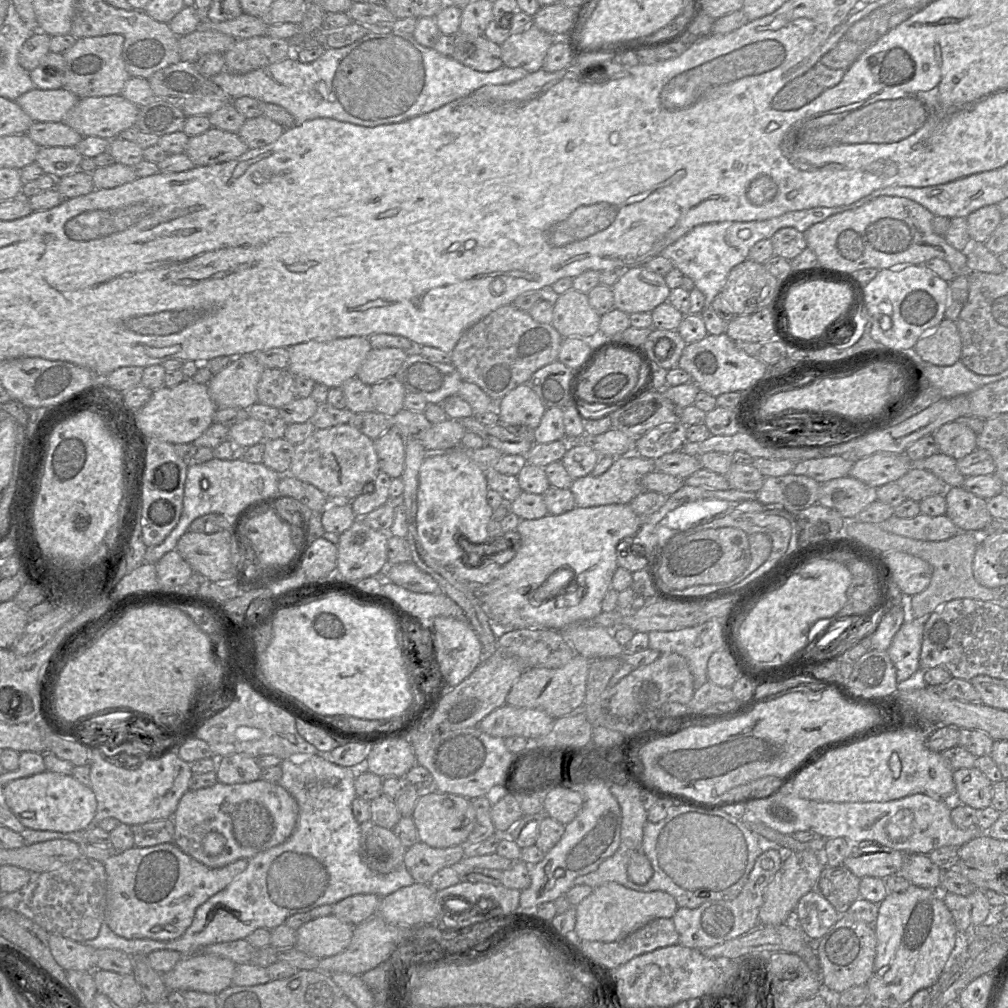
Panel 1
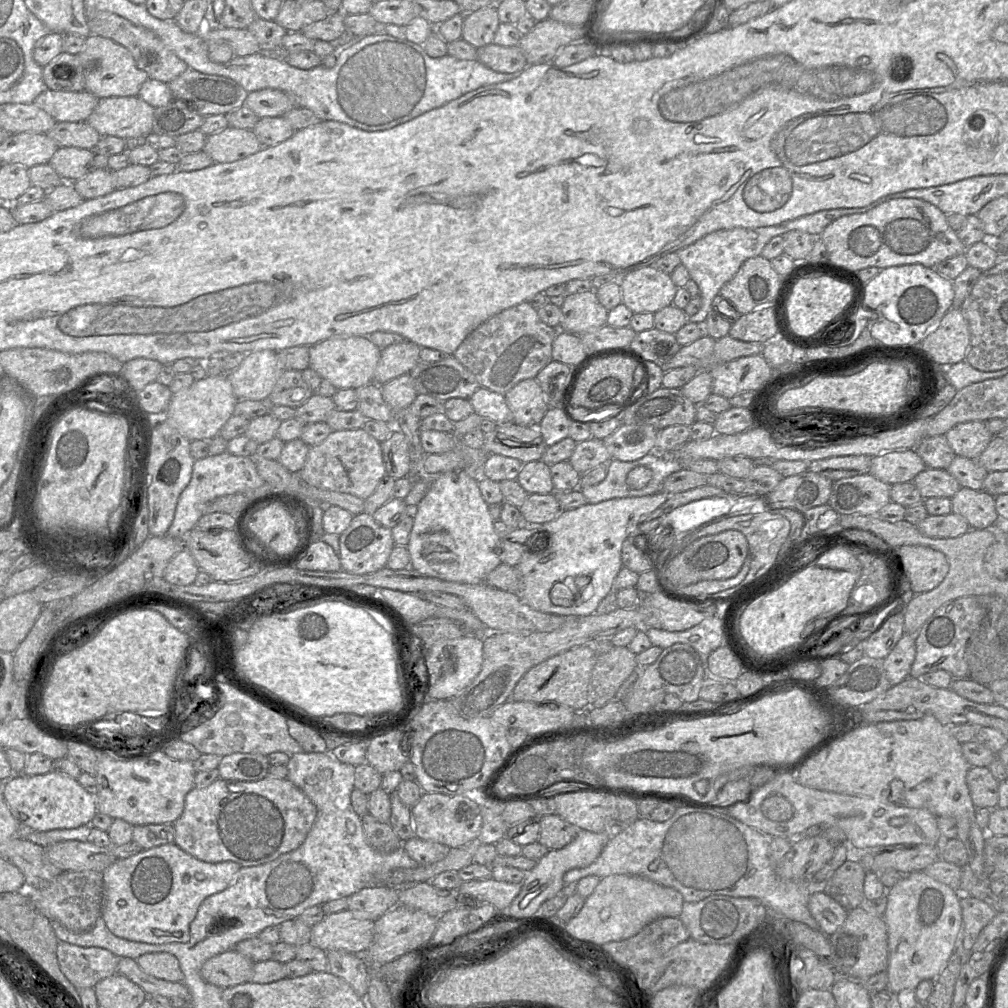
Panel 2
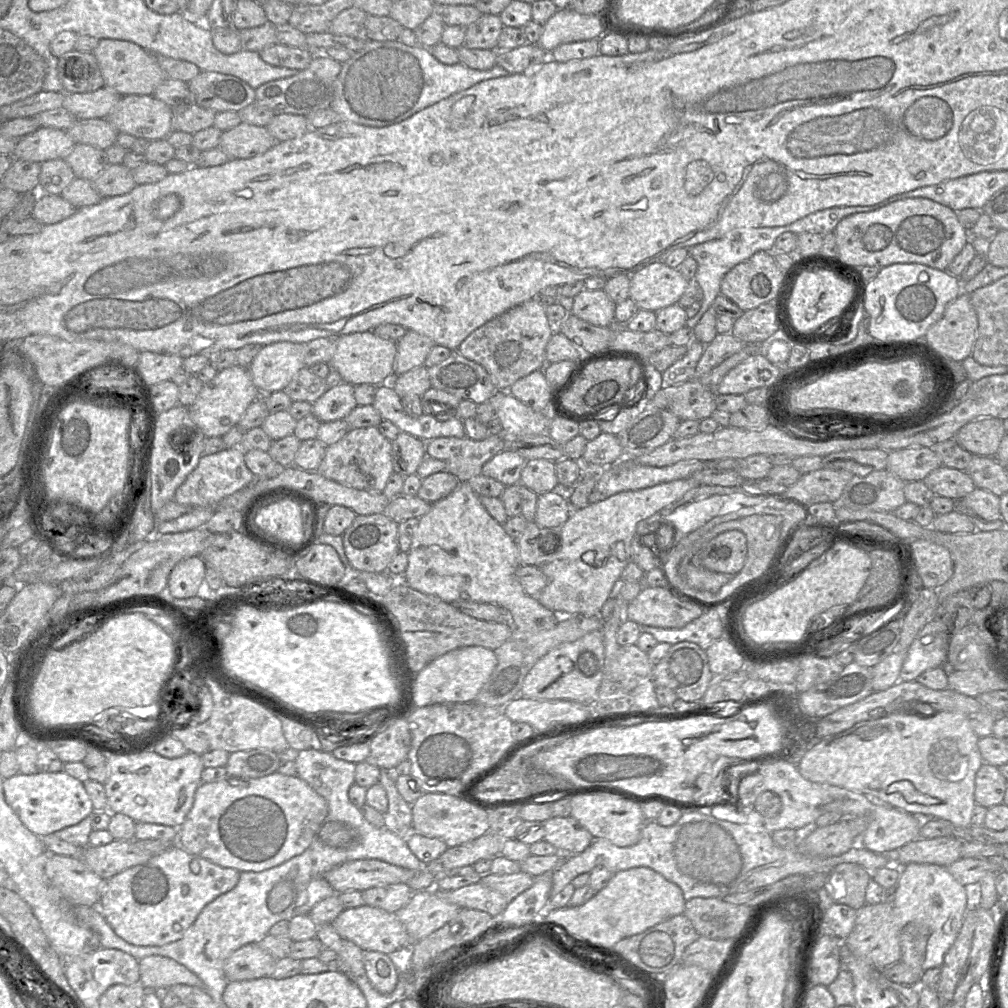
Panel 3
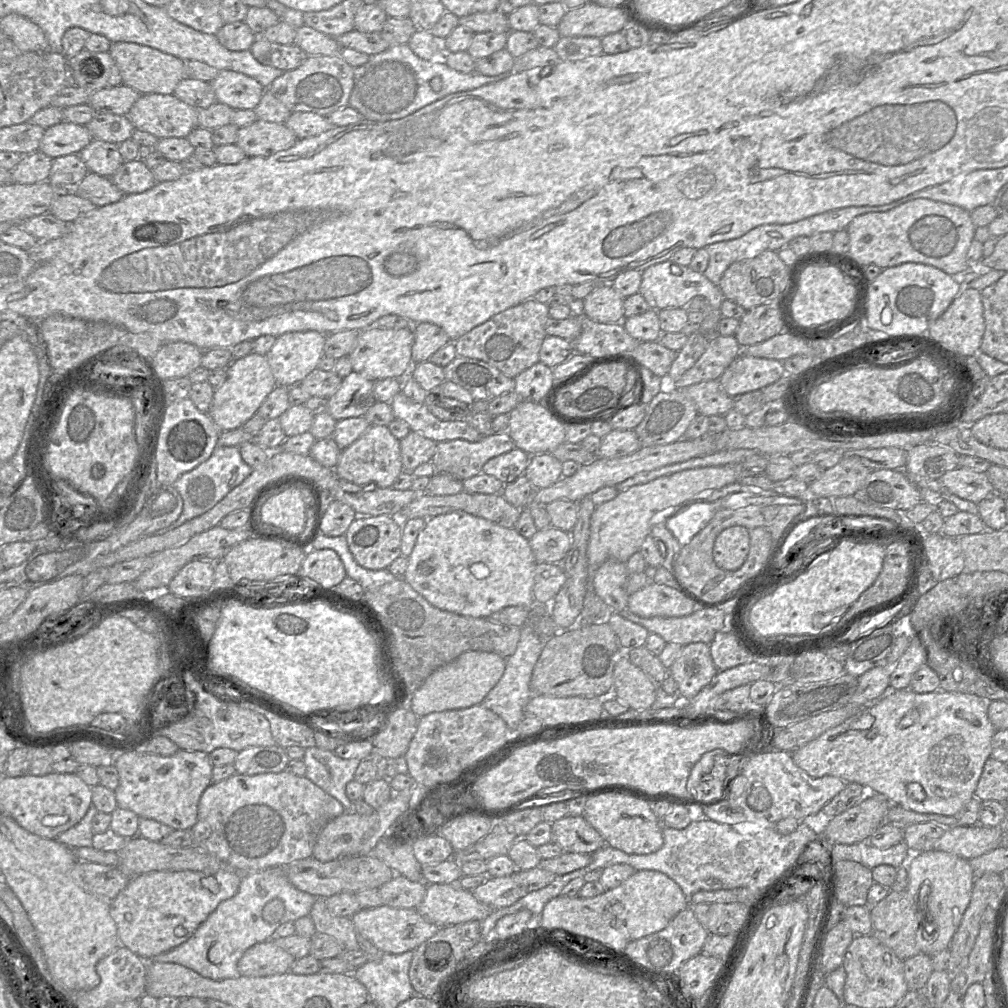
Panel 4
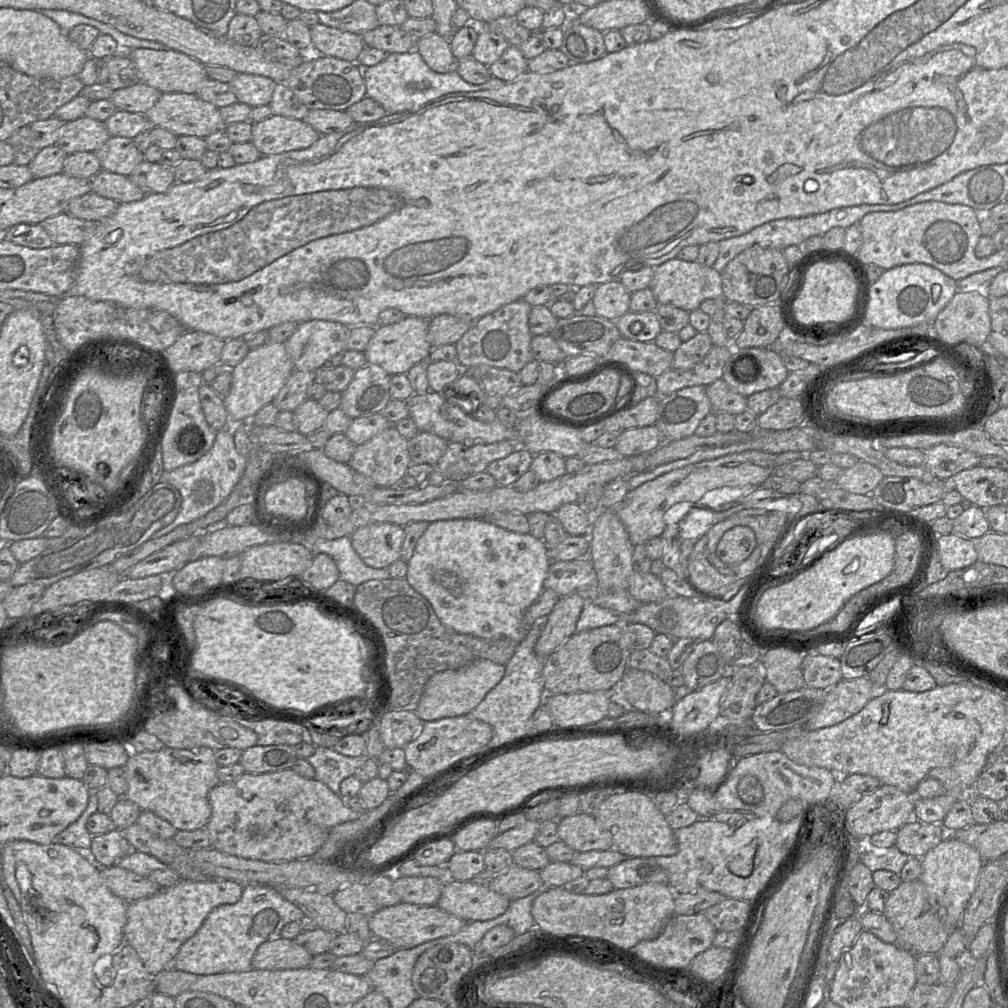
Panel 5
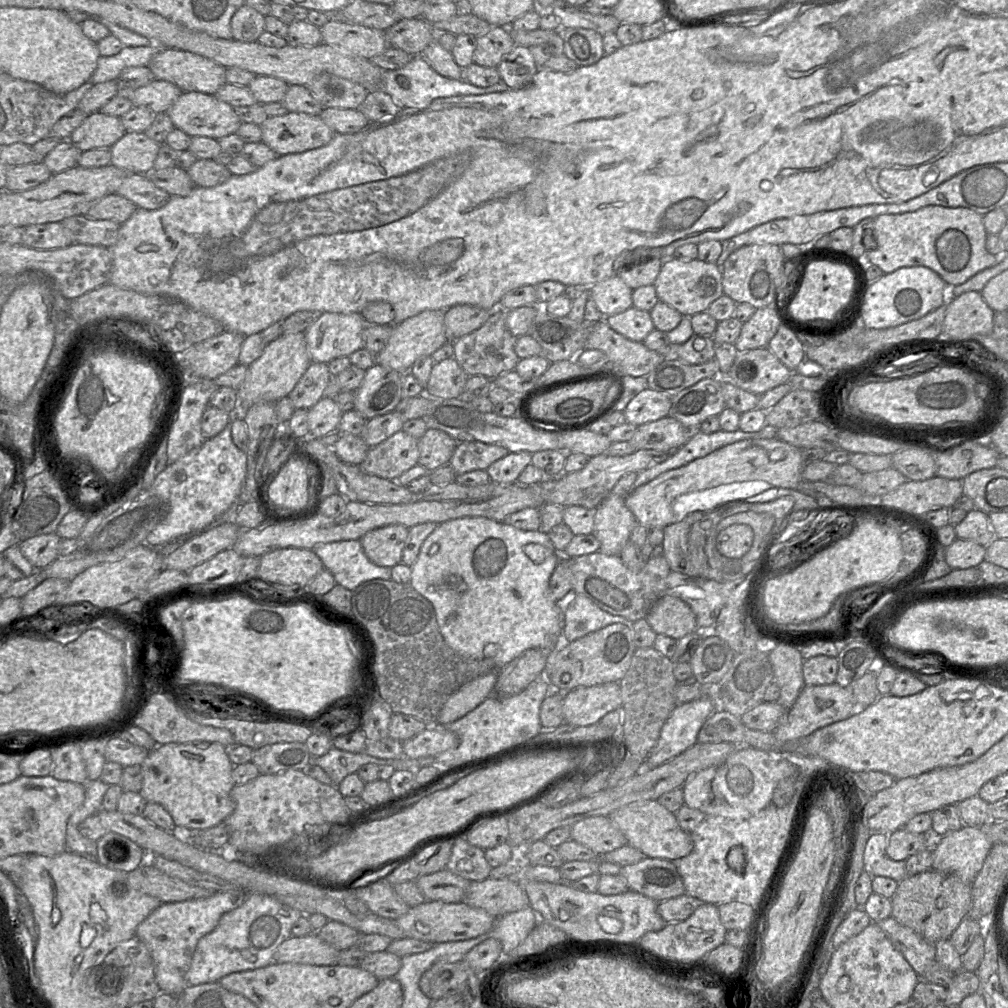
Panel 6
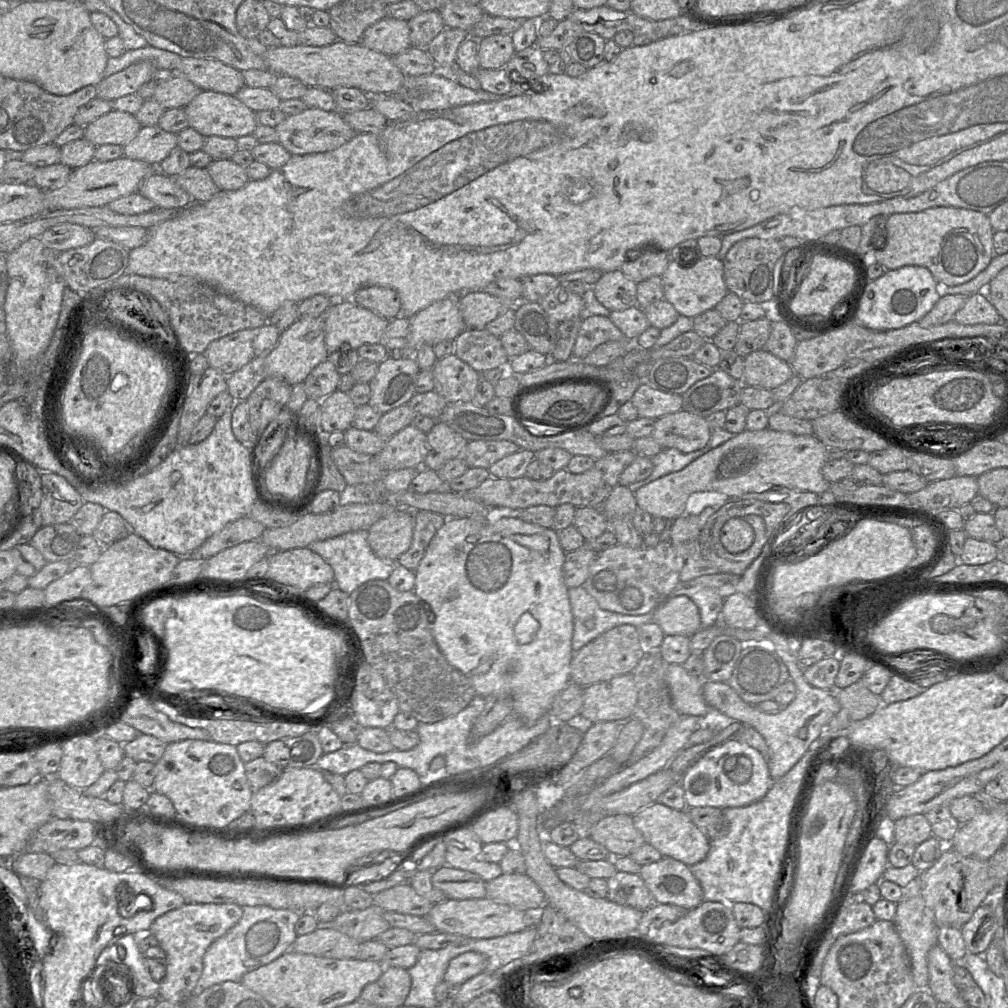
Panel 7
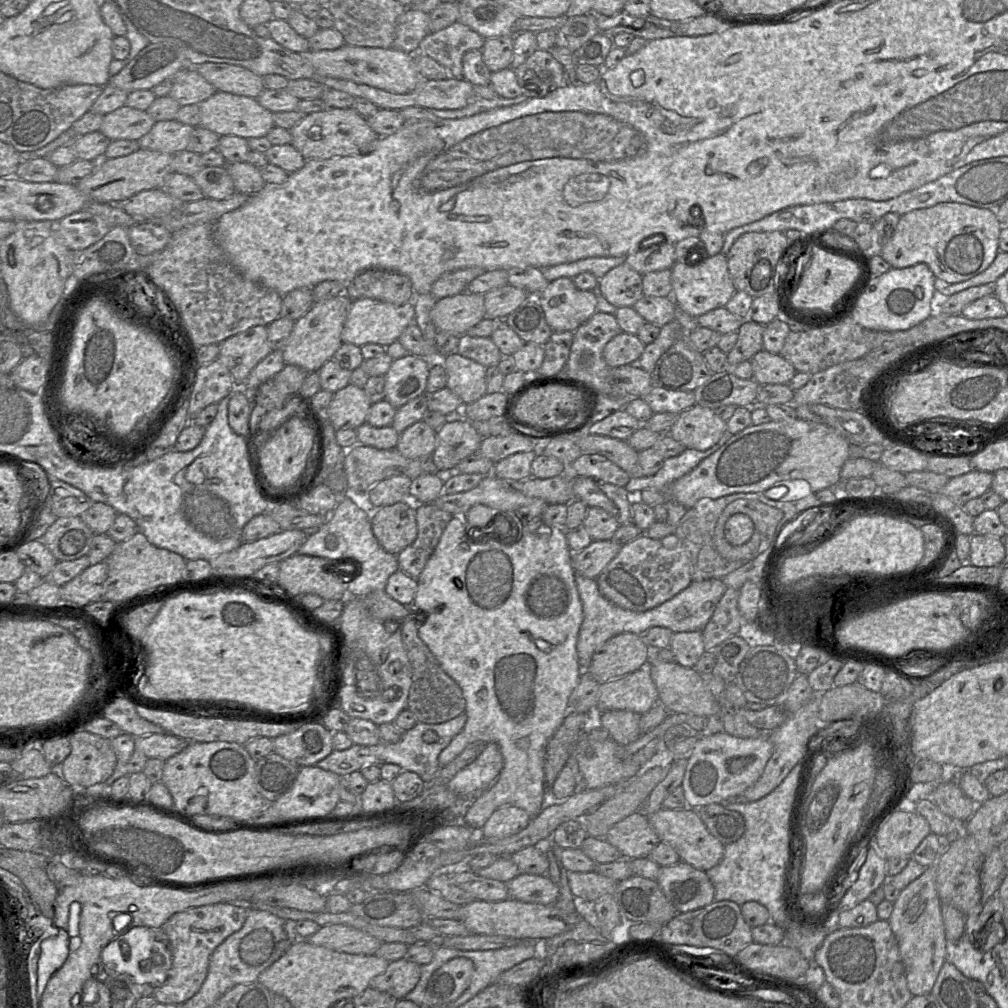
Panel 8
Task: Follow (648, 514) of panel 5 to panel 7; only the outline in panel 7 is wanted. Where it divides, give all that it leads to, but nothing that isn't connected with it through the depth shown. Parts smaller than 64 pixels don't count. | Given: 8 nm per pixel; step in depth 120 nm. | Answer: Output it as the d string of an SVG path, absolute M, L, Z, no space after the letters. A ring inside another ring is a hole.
M768 427L757 431L746 429L699 457L682 470L672 472L642 486L634 492L634 496L639 509L653 517L675 520L684 514L690 495L700 491L716 491L728 496L740 496L759 490L758 485L772 484L822 494L829 490L831 484L822 474L822 468L826 462L828 462L827 446L814 435L796 435L775 431Z

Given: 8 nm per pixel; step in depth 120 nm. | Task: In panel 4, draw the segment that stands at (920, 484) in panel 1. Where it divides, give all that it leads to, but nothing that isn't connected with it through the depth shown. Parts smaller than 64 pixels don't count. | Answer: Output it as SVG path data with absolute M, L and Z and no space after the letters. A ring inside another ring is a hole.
M966 467L947 471L939 480L951 493L976 504L995 493L985 472L976 472Z

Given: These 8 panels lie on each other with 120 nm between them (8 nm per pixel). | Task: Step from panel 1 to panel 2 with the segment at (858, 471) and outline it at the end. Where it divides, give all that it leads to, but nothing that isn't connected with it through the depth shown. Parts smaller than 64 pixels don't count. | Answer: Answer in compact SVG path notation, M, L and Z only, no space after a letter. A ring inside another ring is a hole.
M915 449L895 450L872 457L869 473L893 485L912 482L926 465Z

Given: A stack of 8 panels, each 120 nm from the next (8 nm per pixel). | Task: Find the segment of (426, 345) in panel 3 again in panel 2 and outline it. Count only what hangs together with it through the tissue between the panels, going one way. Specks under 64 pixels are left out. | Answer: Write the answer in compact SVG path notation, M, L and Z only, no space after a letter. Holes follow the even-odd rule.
M408 340L383 348L372 383L382 385L409 373L420 361L420 350L420 346Z

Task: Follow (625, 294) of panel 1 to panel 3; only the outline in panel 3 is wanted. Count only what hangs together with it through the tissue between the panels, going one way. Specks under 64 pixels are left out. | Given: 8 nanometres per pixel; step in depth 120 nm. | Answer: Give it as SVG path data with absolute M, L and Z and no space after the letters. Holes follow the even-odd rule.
M651 263L630 275L629 298L639 310L657 312L677 304L689 281L677 268Z

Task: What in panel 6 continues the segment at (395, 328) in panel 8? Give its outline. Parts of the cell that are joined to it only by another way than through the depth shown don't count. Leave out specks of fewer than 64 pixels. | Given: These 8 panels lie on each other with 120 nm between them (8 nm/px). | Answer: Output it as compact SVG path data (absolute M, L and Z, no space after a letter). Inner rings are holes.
M324 312L319 314L317 320L304 332L312 362L327 364L333 359L349 356L363 348L362 332L366 325L361 313Z

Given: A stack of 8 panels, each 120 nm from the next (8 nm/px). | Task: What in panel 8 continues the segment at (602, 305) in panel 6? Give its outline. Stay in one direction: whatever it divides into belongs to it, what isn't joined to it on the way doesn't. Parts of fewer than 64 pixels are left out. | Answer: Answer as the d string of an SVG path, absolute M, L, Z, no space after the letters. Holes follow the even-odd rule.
M623 263L599 279L598 288L603 297L616 307L633 307L643 296L642 276Z

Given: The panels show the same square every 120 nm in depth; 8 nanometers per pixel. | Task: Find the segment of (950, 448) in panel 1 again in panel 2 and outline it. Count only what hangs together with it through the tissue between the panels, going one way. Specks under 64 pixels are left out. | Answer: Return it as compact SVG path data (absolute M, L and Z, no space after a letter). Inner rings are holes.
M968 421L951 428L945 437L957 456L977 460L993 435L984 421Z

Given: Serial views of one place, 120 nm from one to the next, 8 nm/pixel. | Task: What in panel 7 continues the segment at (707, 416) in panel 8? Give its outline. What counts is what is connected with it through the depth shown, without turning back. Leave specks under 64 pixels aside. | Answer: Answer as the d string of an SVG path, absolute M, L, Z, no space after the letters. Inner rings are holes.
M681 409L656 419L651 437L663 449L674 448L689 453L705 447L711 433L706 418Z

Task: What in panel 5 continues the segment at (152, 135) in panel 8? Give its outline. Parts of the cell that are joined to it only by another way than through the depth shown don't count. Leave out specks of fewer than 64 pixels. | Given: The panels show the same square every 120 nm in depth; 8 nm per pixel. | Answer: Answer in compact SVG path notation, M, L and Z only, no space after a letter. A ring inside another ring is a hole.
M111 136L95 151L102 170L129 176L144 160L144 153L135 145L133 139Z

